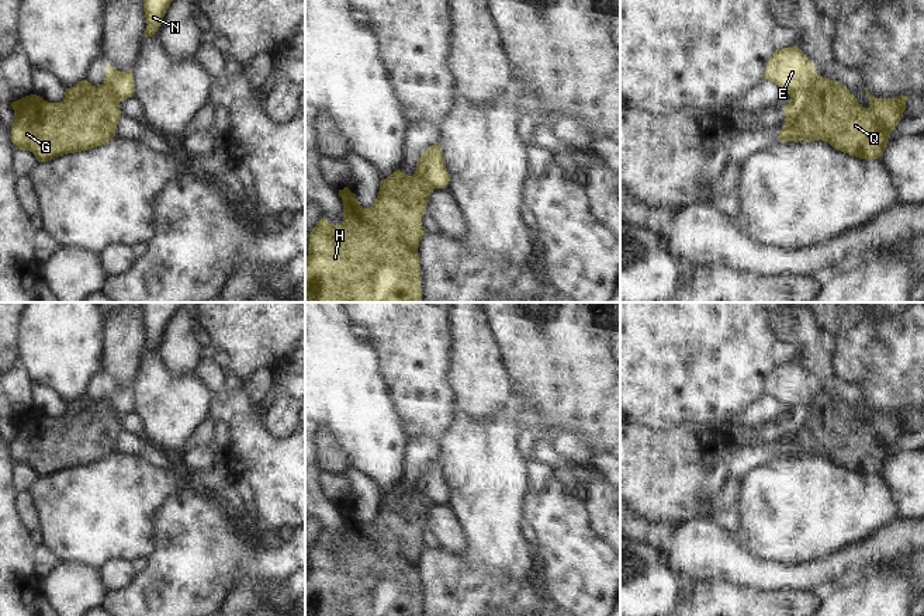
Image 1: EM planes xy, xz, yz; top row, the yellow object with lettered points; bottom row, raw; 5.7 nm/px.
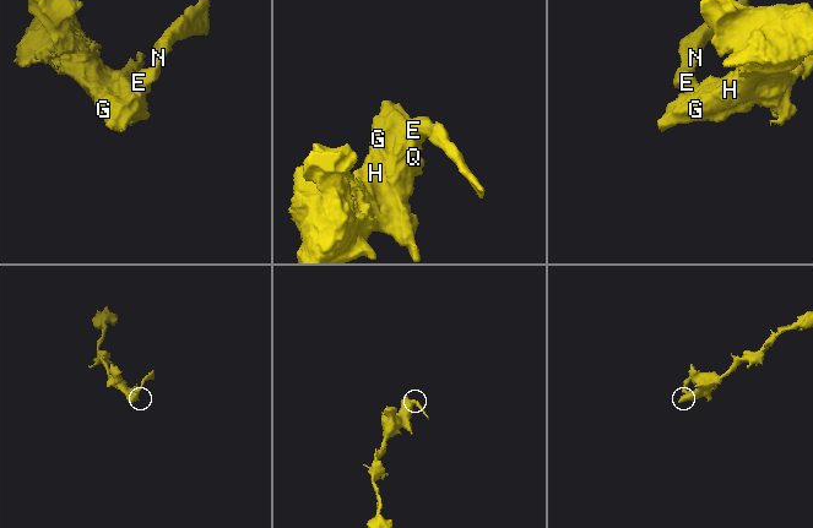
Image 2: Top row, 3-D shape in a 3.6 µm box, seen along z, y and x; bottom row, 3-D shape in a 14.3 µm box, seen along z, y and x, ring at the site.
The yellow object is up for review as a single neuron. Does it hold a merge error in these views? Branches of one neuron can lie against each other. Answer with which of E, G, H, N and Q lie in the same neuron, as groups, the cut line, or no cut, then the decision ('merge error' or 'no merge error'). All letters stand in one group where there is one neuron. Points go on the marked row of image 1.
E N / G H Q | yz (817, 75), (817, 82), (805, 108), (798, 114), (788, 114) | merge error

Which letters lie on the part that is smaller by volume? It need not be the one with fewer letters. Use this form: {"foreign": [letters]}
{"foreign": ["E", "N"]}

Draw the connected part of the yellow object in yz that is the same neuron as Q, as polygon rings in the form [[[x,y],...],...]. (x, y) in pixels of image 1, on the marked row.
[[[817,76],[817,83],[802,114],[788,114],[788,105],[782,108],[786,118],[779,132],[779,142],[814,142],[821,139],[851,156],[865,160],[879,159],[887,146],[889,135],[903,118],[909,97],[876,98],[868,91],[868,87],[864,90],[869,98],[869,108],[858,104],[855,96],[842,83]]]

